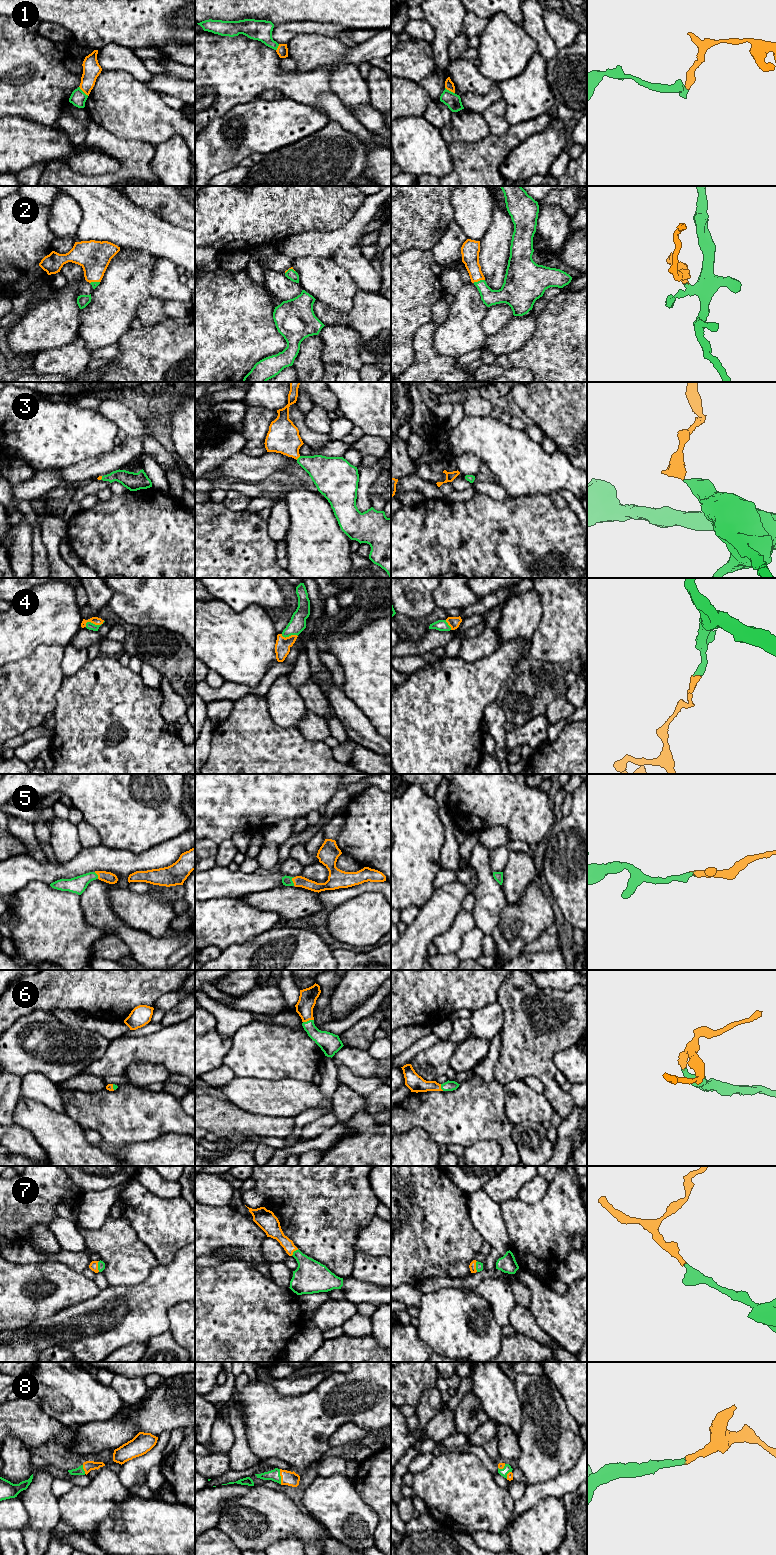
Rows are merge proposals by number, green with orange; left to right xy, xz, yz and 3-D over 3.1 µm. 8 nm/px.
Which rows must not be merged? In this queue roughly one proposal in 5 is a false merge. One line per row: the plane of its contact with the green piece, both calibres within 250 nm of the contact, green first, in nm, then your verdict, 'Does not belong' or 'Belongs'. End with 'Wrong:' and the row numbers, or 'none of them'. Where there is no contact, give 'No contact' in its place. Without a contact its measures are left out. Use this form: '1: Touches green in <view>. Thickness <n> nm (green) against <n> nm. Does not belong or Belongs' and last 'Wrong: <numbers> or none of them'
1: Touches green in xy. Thickness 130 nm (green) against 140 nm. Does not belong
2: Touches green in yz. Thickness 140 nm (green) against 140 nm. Belongs
3: Touches green in xz. Thickness 260 nm (green) against 260 nm. Belongs
4: Touches green in xy. Thickness 60 nm (green) against 60 nm. Belongs
5: Touches green in xz. Thickness 80 nm (green) against 90 nm. Belongs
6: Touches green in xz. Thickness 160 nm (green) against 140 nm. Belongs
7: Touches green in xy. Thickness 60 nm (green) against 70 nm. Belongs
8: Touches green in xz. Thickness 90 nm (green) against 120 nm. Belongs
Wrong: 1

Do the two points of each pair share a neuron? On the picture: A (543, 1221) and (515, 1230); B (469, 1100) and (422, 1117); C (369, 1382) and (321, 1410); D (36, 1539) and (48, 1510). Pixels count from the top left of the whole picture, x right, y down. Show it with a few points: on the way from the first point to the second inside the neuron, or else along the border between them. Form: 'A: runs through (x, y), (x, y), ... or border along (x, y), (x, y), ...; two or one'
A: runs through (536, 1228), (534, 1230), (522, 1230); one
B: runs through (457, 1112), (455, 1114), (434, 1114); one
C: runs through (357, 1394), (352, 1397), (341, 1397), (333, 1401); one
D: runs through (38, 1532), (42, 1517); one

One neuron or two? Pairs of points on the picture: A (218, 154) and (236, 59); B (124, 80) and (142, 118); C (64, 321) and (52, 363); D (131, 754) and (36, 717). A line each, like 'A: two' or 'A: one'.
A: two
B: one
C: two
D: two

